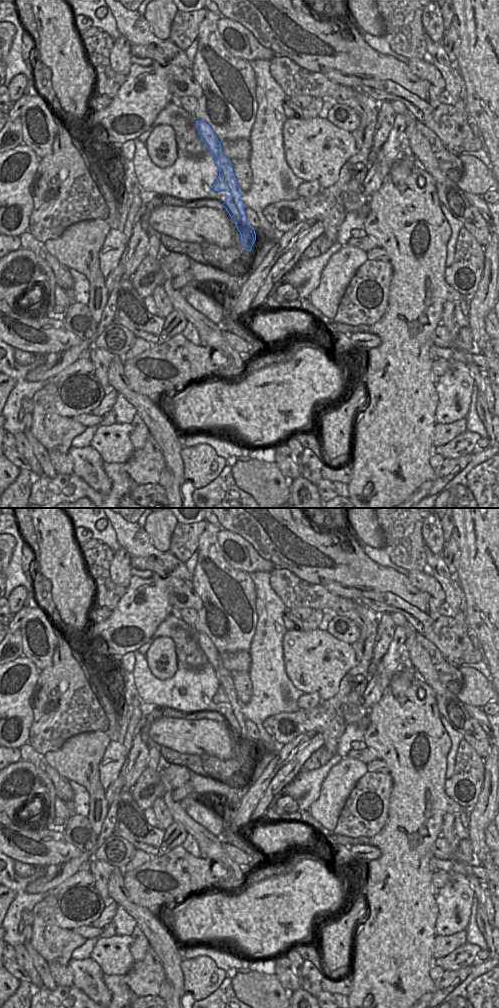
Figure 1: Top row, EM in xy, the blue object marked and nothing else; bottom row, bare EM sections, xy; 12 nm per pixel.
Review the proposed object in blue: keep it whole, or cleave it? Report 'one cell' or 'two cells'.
two cells

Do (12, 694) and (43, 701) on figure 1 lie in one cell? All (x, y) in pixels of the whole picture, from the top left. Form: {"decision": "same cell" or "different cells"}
{"decision": "different cells"}

